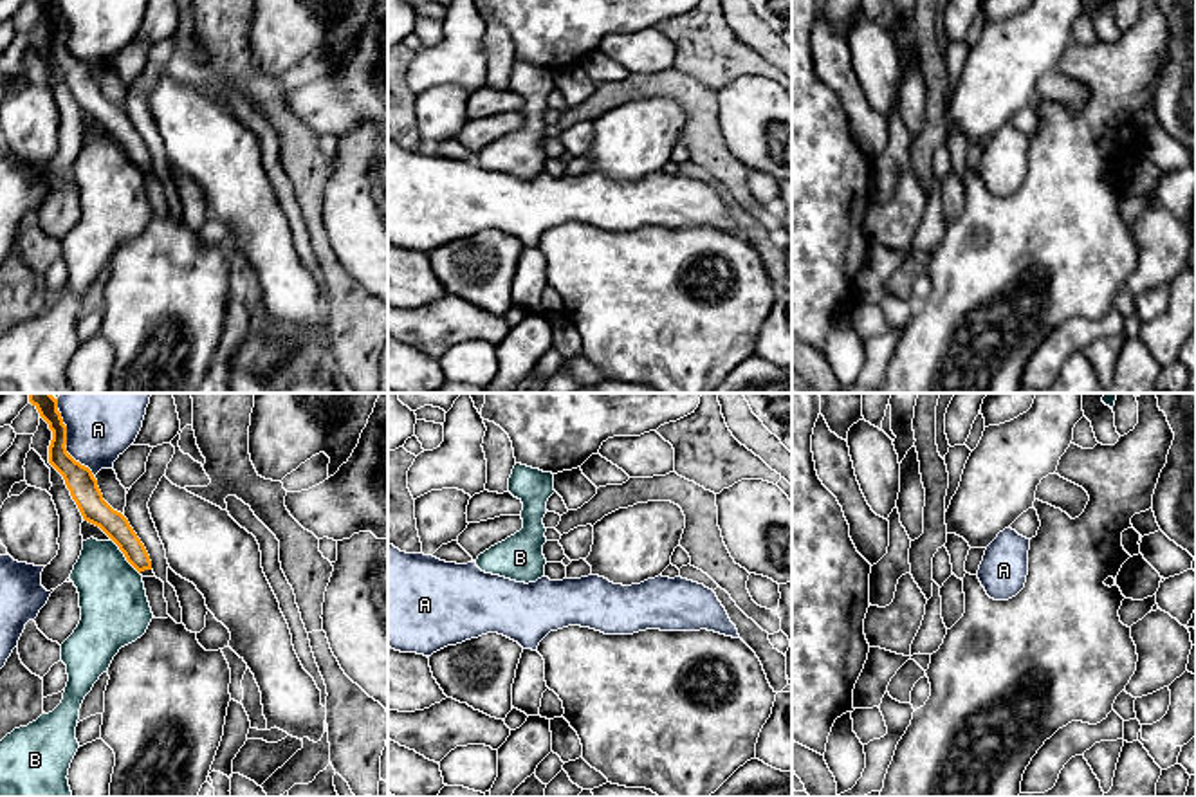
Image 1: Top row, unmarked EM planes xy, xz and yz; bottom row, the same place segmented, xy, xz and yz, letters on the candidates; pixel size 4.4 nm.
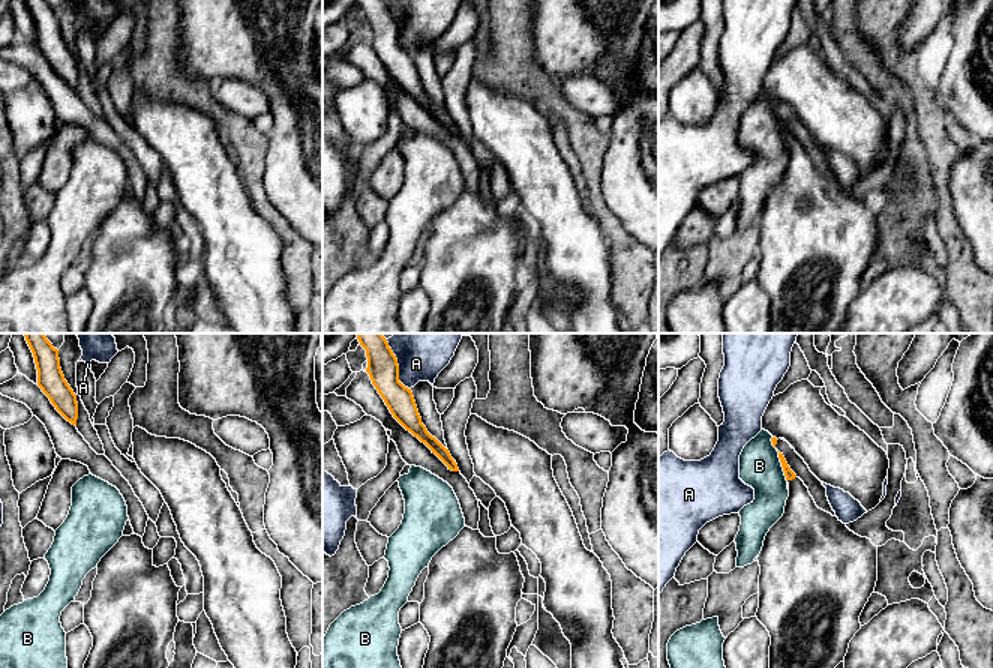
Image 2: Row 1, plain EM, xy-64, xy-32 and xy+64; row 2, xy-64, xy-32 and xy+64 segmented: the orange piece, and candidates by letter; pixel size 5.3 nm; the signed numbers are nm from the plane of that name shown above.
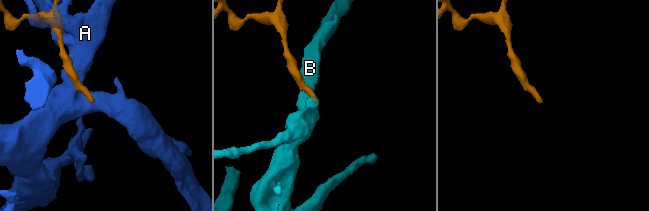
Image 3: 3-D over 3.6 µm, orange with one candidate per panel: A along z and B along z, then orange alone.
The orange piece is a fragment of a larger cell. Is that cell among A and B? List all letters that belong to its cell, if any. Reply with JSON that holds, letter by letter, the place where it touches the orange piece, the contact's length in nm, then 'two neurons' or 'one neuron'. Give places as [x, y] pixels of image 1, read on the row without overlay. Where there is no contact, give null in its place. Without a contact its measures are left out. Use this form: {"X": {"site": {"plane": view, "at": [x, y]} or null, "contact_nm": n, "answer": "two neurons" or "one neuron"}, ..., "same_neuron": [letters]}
{"A": {"site": {"plane": "xy", "at": [65, 44]}, "contact_nm": 340, "answer": "two neurons"}, "B": {"site": {"plane": "xy", "at": [125, 152]}, "contact_nm": 200, "answer": "two neurons"}, "same_neuron": []}

